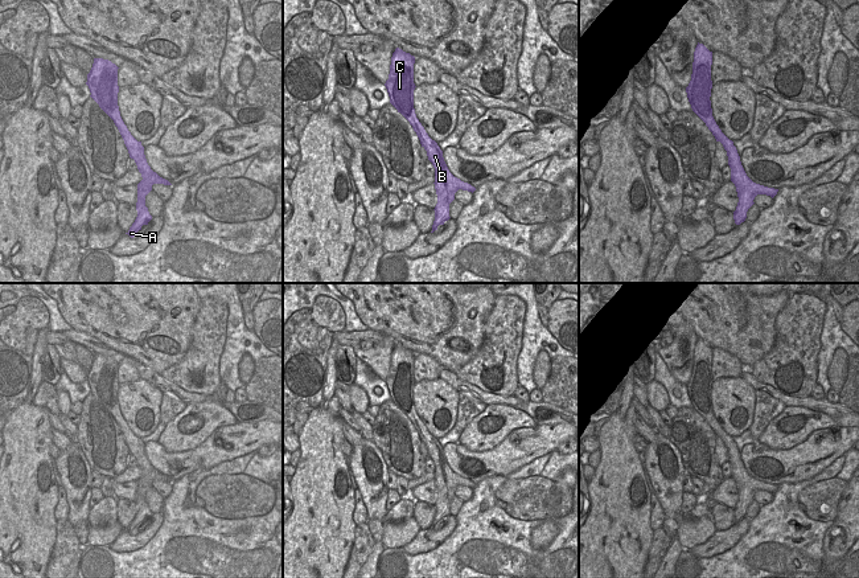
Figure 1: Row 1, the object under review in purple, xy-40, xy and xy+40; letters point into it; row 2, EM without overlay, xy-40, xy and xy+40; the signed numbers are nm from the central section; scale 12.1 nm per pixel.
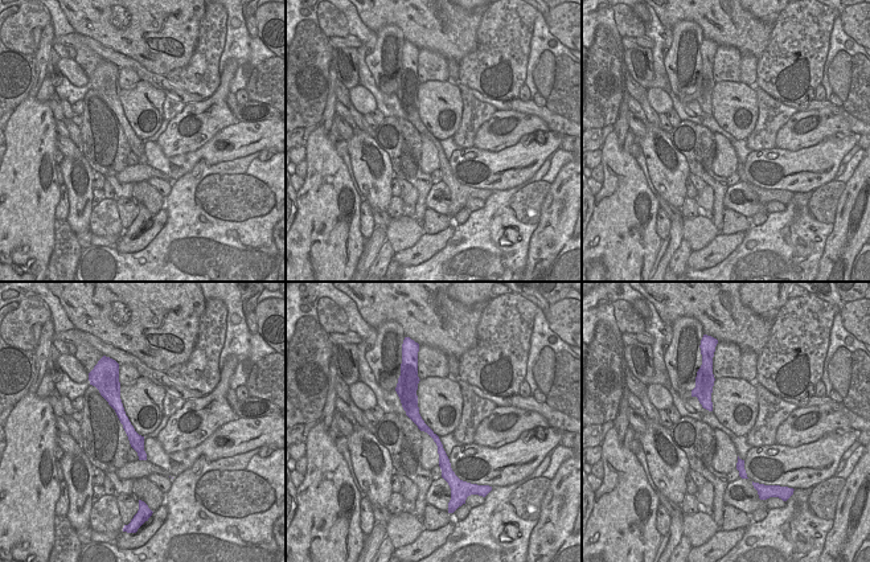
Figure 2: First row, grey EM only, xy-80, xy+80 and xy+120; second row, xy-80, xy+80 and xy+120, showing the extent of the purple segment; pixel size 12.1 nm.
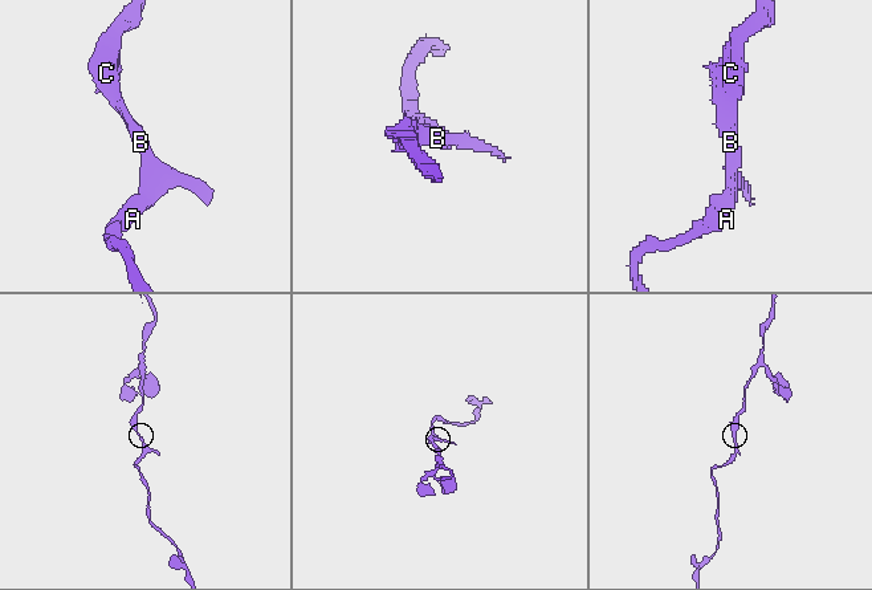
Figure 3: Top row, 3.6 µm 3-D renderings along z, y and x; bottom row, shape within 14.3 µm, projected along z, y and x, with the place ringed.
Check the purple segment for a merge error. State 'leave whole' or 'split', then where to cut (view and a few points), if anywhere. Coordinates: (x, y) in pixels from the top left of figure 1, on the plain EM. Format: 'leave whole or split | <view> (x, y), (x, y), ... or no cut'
leave whole | no cut

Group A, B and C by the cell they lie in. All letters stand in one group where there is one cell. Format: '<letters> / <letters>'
A B C

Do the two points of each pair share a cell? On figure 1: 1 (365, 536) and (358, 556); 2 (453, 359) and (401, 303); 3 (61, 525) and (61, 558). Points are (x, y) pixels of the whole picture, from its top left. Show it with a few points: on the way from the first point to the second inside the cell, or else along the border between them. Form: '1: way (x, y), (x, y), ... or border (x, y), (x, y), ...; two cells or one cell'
1: way (364, 541), (360, 550); one cell
2: way (446, 344), (415, 314); one cell
3: way (62, 533), (62, 550); one cell

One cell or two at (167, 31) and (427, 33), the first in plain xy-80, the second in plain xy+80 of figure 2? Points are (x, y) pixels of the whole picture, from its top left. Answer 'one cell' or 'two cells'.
one cell

